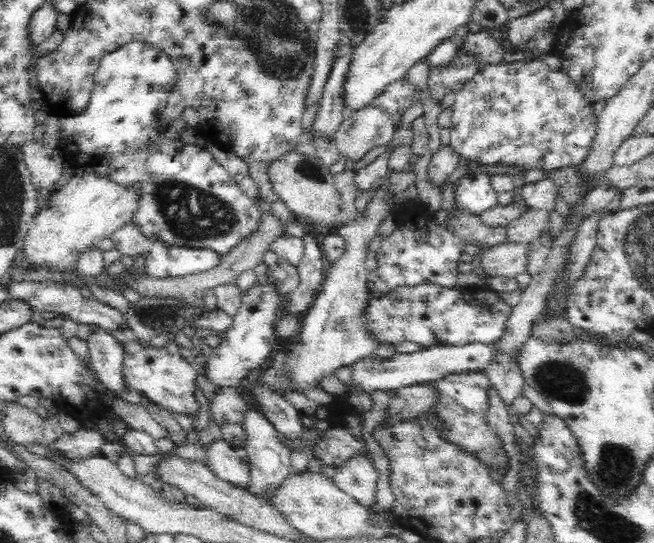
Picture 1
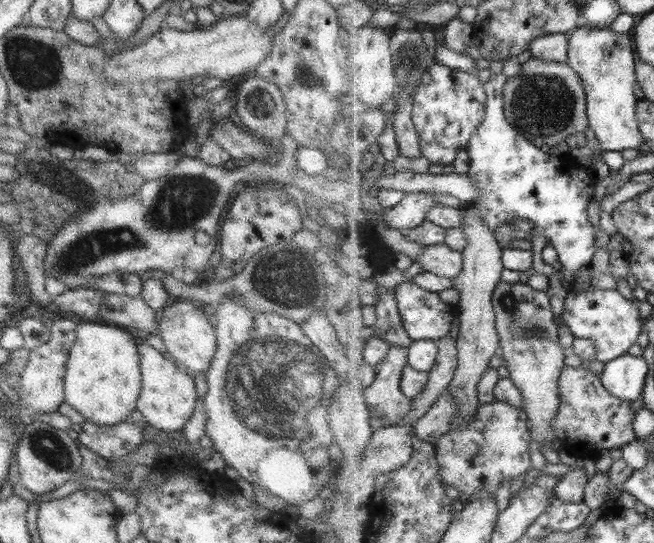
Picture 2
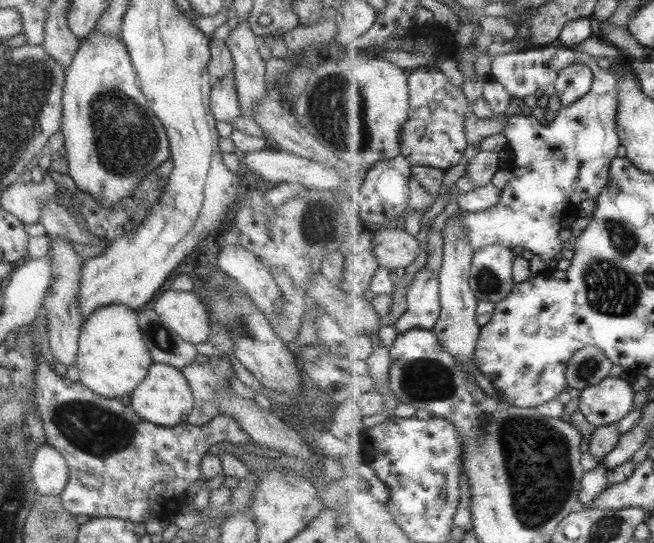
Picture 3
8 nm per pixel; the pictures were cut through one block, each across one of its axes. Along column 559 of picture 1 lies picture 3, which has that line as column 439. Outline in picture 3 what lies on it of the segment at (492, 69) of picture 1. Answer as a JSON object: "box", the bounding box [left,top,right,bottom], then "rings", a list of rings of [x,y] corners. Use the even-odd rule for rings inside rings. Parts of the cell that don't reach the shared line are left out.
{"box":[403,68,471,170],"rings":[[[418,68],[409,71],[409,88],[412,95],[412,108],[408,124],[403,132],[403,156],[411,161],[412,165],[425,165],[443,170],[459,166],[469,142],[465,134],[465,120],[471,112],[471,97],[465,94],[464,87],[453,84],[453,81],[444,72],[437,69]]]}

